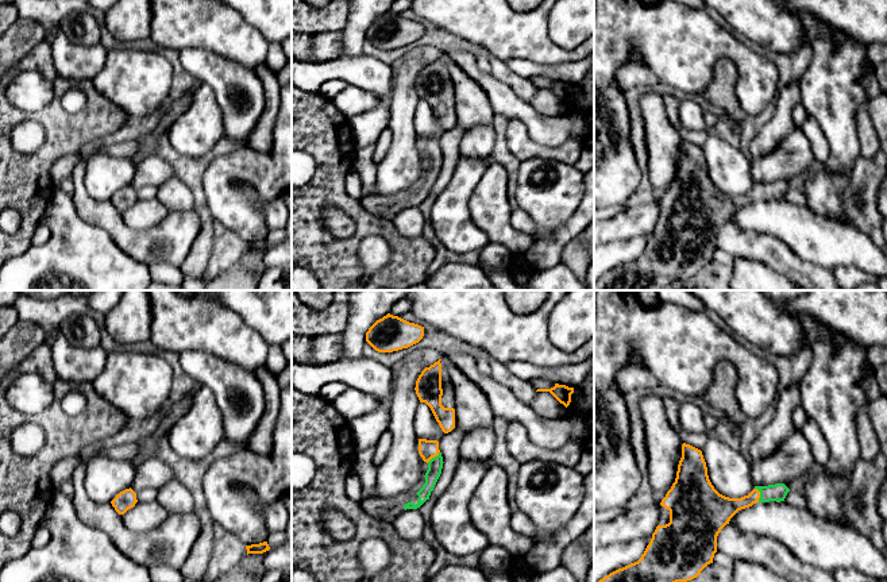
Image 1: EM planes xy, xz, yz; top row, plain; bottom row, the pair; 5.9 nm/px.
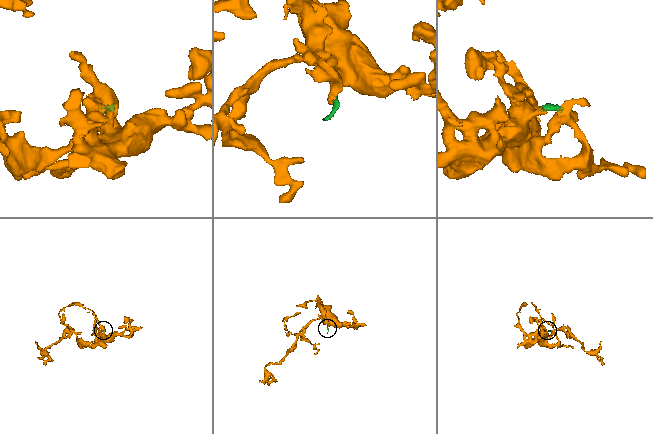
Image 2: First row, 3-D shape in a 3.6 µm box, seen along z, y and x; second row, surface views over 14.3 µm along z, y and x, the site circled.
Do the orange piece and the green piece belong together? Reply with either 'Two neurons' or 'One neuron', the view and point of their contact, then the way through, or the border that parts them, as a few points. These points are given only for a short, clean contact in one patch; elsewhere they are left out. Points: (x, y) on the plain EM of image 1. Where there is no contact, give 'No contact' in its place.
One neuron. Touches orange at yz (759, 192). Path across: yz (720, 207), (741, 201), (759, 192), (778, 189)

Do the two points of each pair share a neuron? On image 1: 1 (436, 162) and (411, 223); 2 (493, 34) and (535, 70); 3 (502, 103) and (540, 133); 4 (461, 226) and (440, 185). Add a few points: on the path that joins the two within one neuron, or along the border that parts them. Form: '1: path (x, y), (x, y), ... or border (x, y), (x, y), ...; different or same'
1: border (416, 205), (402, 208), (390, 219); different
2: border (505, 61), (528, 60), (554, 66); different
3: path (512, 107), (532, 123); same
4: border (458, 161), (450, 182), (436, 199); different

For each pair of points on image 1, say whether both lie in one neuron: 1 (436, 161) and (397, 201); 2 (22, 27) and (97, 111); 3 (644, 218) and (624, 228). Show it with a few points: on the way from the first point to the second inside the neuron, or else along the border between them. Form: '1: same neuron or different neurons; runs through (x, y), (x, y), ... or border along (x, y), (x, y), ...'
1: same neuron; runs through (431, 174), (429, 182), (411, 199)
2: different neurons; border along (43, 41), (35, 45), (15, 65)
3: same neuron; runs through (639, 220), (629, 223)

